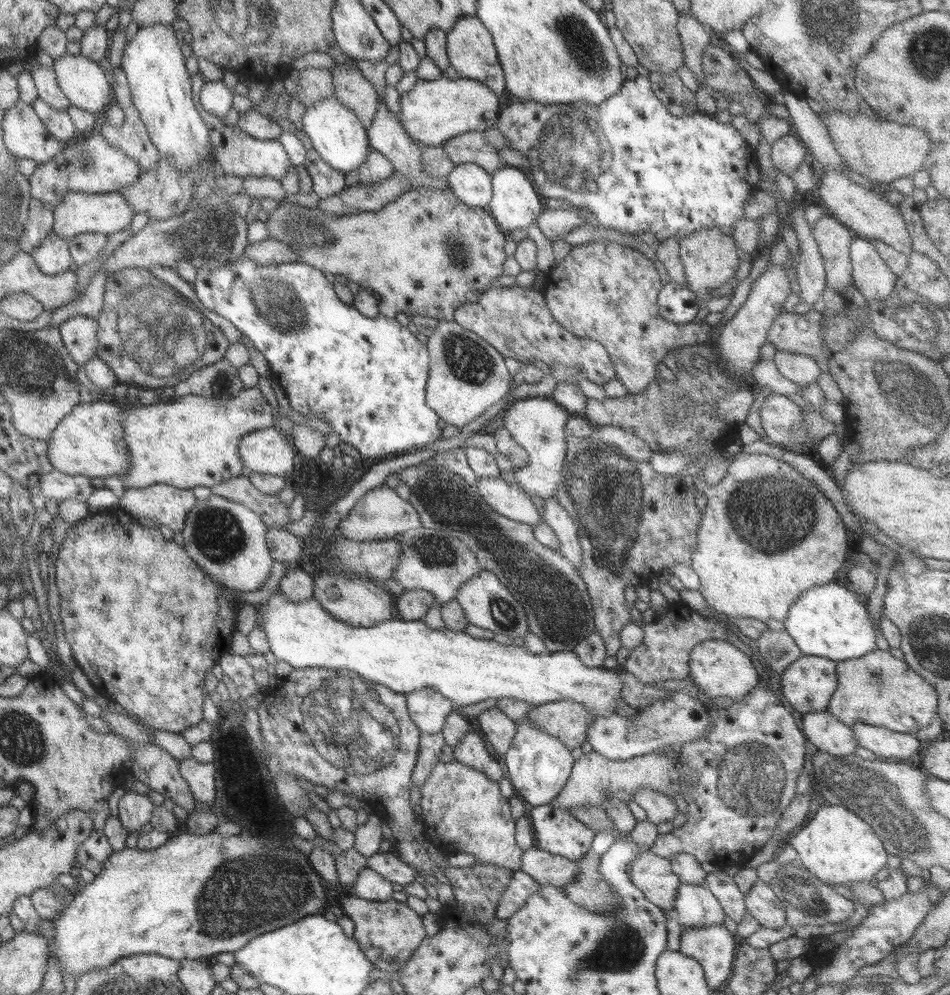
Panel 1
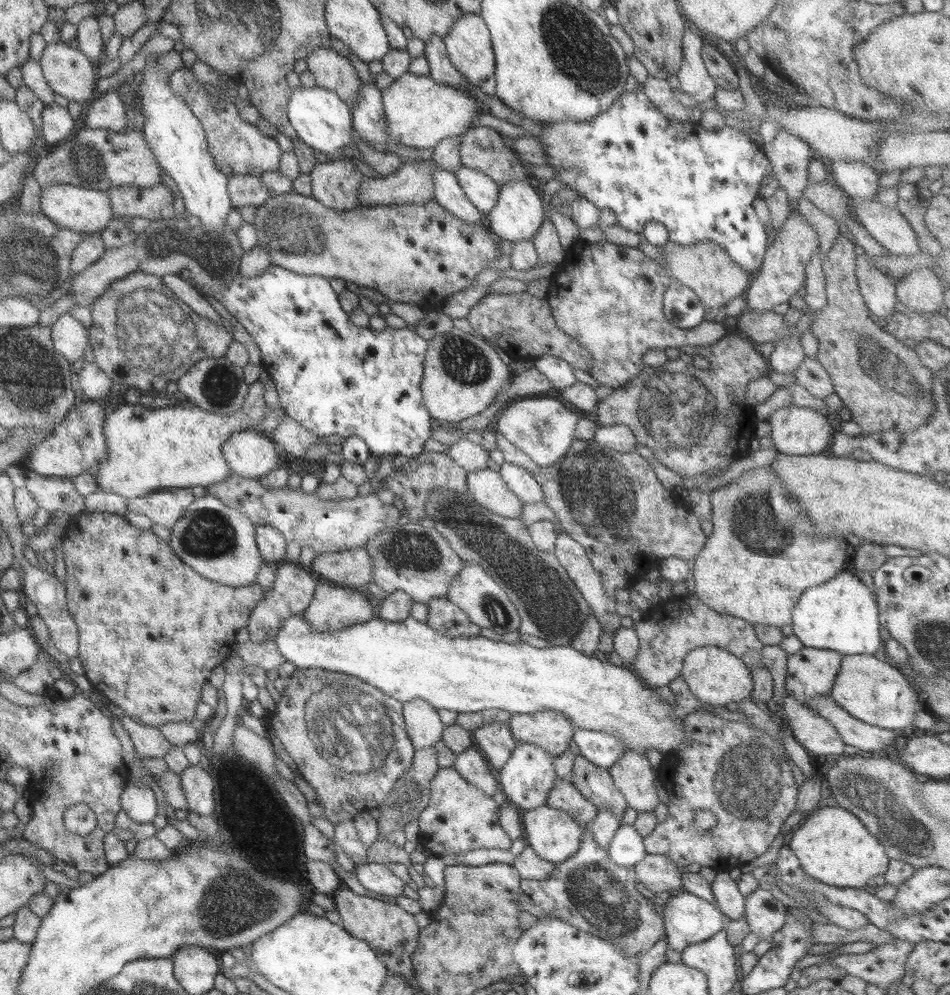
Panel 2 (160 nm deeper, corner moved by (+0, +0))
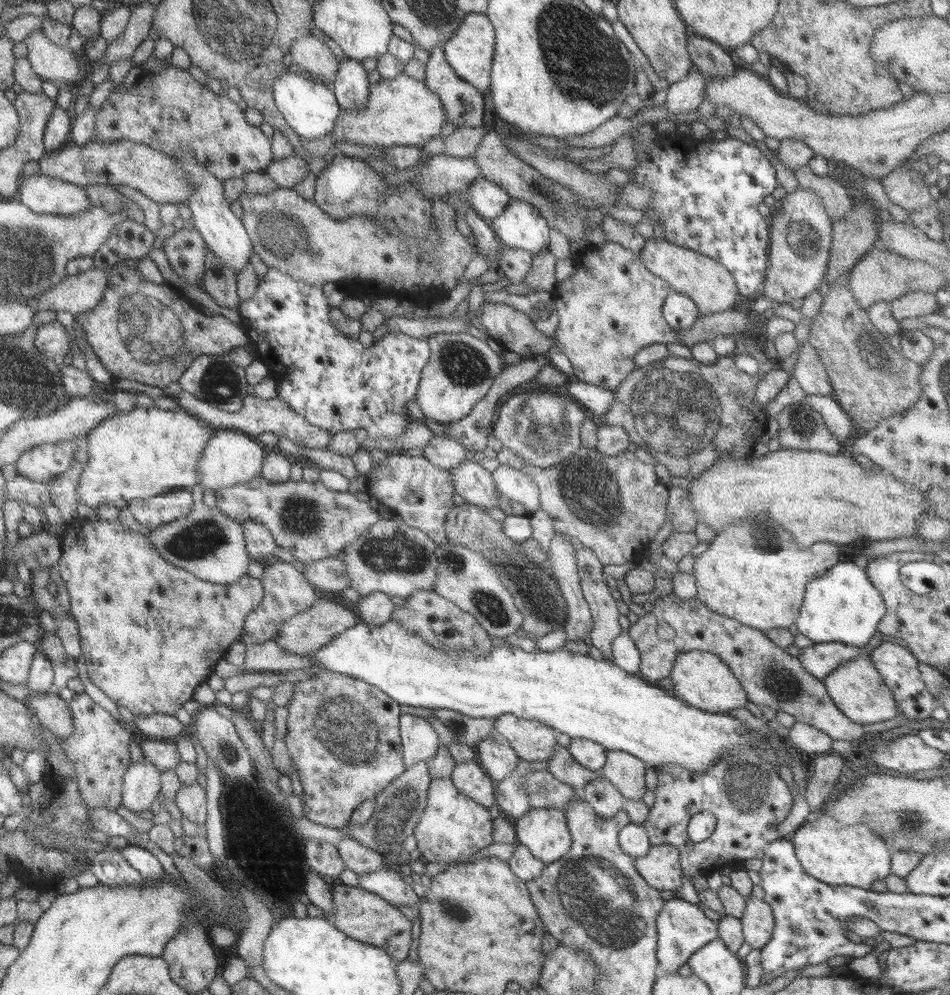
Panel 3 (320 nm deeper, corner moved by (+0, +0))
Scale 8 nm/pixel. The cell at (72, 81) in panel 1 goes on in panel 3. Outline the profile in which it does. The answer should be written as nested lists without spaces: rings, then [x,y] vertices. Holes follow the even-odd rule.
[[[42,31],[31,32],[23,42],[28,51],[27,61],[42,80],[52,82],[56,88],[68,87],[71,91],[78,86],[74,81],[80,74],[80,68],[72,52],[52,44]]]

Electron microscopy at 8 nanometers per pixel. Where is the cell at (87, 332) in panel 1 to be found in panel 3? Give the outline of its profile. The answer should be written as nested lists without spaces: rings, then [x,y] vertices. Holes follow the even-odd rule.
[[[56,320],[47,325],[40,325],[36,331],[35,345],[45,358],[62,360],[70,350],[66,328]]]

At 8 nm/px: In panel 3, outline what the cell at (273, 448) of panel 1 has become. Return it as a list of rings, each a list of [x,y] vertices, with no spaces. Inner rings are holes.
[[[217,429],[214,431],[197,464],[197,476],[203,490],[220,490],[234,484],[247,483],[260,475],[269,448],[247,433],[240,431]]]

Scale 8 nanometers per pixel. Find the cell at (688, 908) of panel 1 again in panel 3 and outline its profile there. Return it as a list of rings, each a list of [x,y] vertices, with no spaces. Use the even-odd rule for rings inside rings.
[[[677,896],[666,900],[657,916],[656,956],[660,973],[679,974],[678,969],[688,962],[692,954],[716,938],[719,938],[716,922],[706,917],[696,903]]]

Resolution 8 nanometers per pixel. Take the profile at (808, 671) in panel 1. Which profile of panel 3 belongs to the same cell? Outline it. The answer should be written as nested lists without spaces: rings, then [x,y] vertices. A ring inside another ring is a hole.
[[[826,642],[802,649],[797,658],[804,668],[823,682],[823,678],[828,676],[829,672],[849,660],[862,656],[864,650],[865,648],[856,648],[840,642]]]

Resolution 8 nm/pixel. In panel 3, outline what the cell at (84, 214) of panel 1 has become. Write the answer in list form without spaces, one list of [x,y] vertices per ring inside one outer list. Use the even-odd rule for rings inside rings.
[[[41,174],[23,176],[17,199],[35,213],[70,216],[91,207],[87,193],[80,185]]]

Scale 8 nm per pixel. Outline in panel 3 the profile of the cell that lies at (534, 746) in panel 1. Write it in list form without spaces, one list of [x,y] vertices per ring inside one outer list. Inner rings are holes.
[[[520,758],[515,771],[501,780],[496,788],[495,803],[501,814],[512,820],[519,819],[531,809],[527,794],[523,791],[525,776],[535,771],[529,769],[529,763],[532,762]]]

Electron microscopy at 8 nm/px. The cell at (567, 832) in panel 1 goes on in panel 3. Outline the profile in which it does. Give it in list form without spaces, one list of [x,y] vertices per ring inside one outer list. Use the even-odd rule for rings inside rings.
[[[530,809],[513,824],[518,843],[544,864],[563,858],[572,848],[566,815],[560,809]]]

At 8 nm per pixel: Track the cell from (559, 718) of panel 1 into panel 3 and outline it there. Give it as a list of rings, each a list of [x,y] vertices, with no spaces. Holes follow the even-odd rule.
[[[512,714],[498,716],[494,732],[504,737],[522,760],[547,761],[552,755],[556,741],[556,730],[538,723],[523,720]]]

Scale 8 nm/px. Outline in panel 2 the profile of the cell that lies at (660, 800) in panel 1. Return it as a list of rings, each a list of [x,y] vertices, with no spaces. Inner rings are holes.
[[[626,749],[608,771],[628,807],[638,812],[655,812],[660,802],[654,785],[657,775],[644,754]]]

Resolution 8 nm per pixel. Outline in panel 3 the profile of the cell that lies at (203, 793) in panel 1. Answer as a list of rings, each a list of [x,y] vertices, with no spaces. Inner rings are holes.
[[[193,782],[188,786],[183,784],[176,793],[175,803],[186,820],[190,820],[190,822],[194,822],[194,824],[200,826],[203,826],[207,821],[207,791],[203,787],[200,787],[197,782]]]

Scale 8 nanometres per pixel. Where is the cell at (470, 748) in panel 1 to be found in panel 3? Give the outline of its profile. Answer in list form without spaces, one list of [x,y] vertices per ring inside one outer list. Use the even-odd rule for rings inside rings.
[[[476,759],[456,765],[451,779],[458,792],[465,794],[484,808],[489,809],[495,803],[494,780],[486,774]]]

